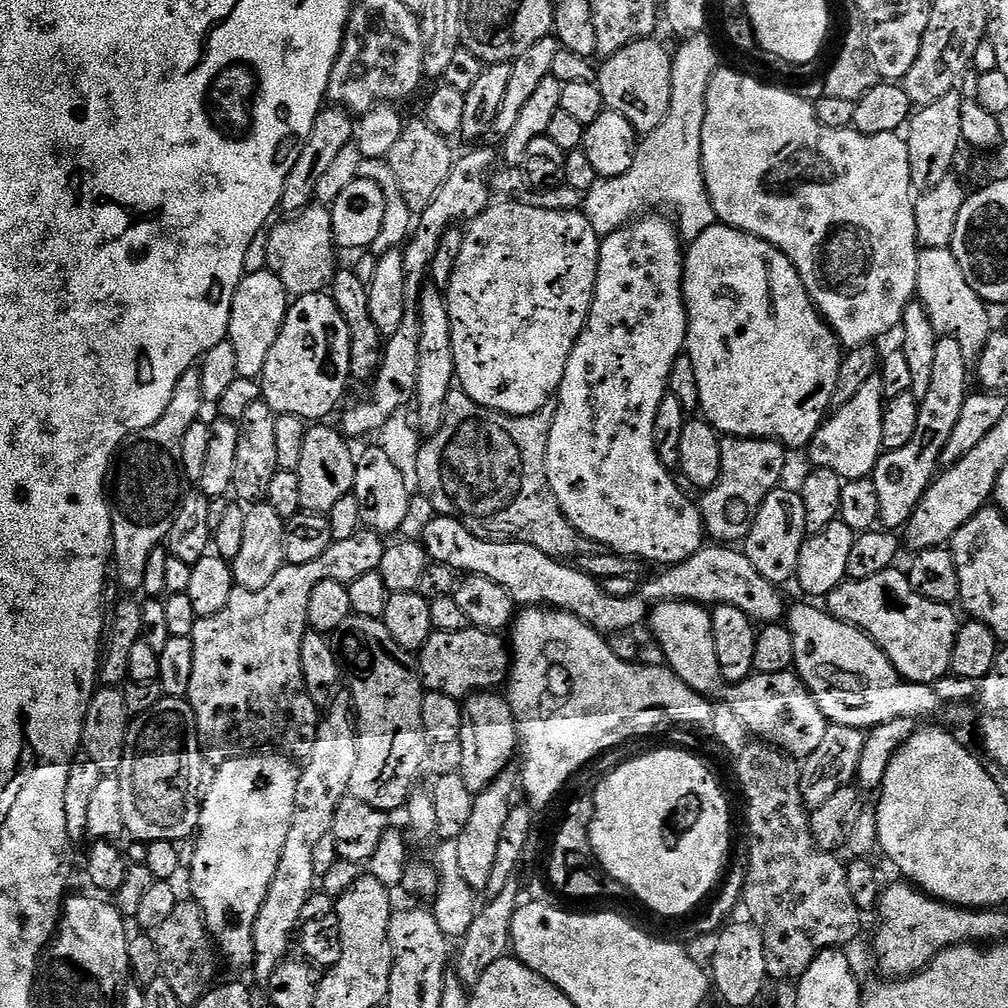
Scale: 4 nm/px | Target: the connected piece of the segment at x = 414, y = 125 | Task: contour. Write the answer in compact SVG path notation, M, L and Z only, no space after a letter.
M422 118L409 119L404 125L402 134L394 142L393 149L386 159L398 183L398 190L402 193L402 200L410 207L413 215L418 216L422 210L426 210L449 177L456 157L449 144L451 143L447 137L434 131L432 126Z

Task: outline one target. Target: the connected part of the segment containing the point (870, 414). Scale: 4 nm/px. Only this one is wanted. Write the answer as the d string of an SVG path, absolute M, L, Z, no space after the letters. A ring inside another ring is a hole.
M877 374L867 380L866 386L862 386L846 406L835 409L820 425L806 449L806 455L813 460L811 463L817 468L834 470L844 481L871 477L884 452L882 414L885 403L882 378Z

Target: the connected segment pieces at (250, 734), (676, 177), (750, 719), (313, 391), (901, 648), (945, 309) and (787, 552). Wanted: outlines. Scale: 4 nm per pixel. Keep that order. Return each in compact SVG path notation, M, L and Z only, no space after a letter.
M361 530L354 534L354 538L346 538L345 540L333 540L331 546L326 550L326 554L321 554L318 558L314 558L314 562L306 562L305 564L285 563L283 568L278 570L278 574L274 574L274 578L270 578L270 582L266 582L266 586L262 586L262 590L246 590L245 588L233 587L230 599L227 600L226 606L222 606L222 610L218 610L218 614L213 616L199 617L192 631L192 641L194 642L194 675L190 677L190 690L186 697L192 713L196 719L196 732L200 735L200 750L205 761L208 760L212 766L219 766L236 760L240 756L251 756L253 754L263 753L265 750L271 750L273 753L281 756L287 756L297 762L307 761L308 756L314 750L314 738L316 737L316 728L312 724L312 715L318 711L316 704L310 698L310 694L304 688L304 679L302 678L302 642L305 632L309 631L308 611L310 610L310 594L314 594L314 586L318 586L318 582L323 580L342 580L350 581L354 578L362 578L362 574L370 574L377 571L382 562L382 554L384 553L386 544L381 533L371 530Z
M707 34L691 35L683 41L680 49L675 49L672 57L672 81L670 82L670 110L666 110L666 118L662 118L662 122L651 132L651 139L656 139L653 144L641 143L636 150L636 157L634 158L634 166L630 166L630 170L626 170L626 174L622 174L618 178L606 178L605 180L596 179L594 186L590 186L588 192L583 193L582 196L582 211L584 217L590 222L590 226L595 230L597 236L603 238L614 234L620 228L625 228L626 225L633 223L637 218L651 213L653 210L660 210L664 208L669 213L676 212L674 215L674 223L679 231L680 239L684 242L691 242L698 238L698 234L702 234L702 230L710 230L712 224L717 223L716 211L710 202L710 194L706 190L706 182L704 181L704 171L702 170L702 122L706 118L706 94L708 87L712 81L712 76L718 71L718 63L716 64L716 48L712 45L712 40Z
M661 600L653 607L647 621L652 632L652 639L660 644L664 651L664 659L674 675L686 684L692 691L707 698L721 696L723 703L742 718L744 725L748 727L753 737L759 738L763 743L781 751L786 756L793 758L807 758L818 750L822 743L822 737L826 735L829 721L822 714L819 702L812 697L811 692L804 685L804 681L791 671L782 674L770 674L762 676L753 674L740 684L726 686L720 667L718 666L718 654L714 654L714 638L712 637L712 614L703 604L692 604L688 600Z
M322 291L295 297L288 305L278 342L274 342L258 381L262 399L279 415L297 416L306 422L320 422L328 418L324 416L330 415L332 411L335 413L341 407L340 399L344 396L344 387L350 384L351 374L350 330L331 295Z
M896 566L887 568L882 570L882 574L874 574L874 578L845 579L844 583L839 584L826 598L826 608L842 622L853 624L855 628L867 634L884 651L886 658L890 658L898 674L909 684L935 685L936 680L949 675L956 633L960 631L962 624L961 621L956 621L955 607L922 598L922 594L918 594L910 586L907 575L898 569Z
M951 247L940 249L925 248L918 258L918 278L916 279L916 296L918 302L930 316L930 326L934 326L937 337L949 336L962 346L969 362L980 359L980 351L986 346L994 331L989 305L966 282L958 258L954 258Z
M787 486L775 488L766 494L766 502L758 510L747 536L742 541L742 551L750 558L754 570L762 574L771 584L784 586L796 575L798 554L802 550L802 542L806 539L806 506L802 506L799 491L792 492Z

